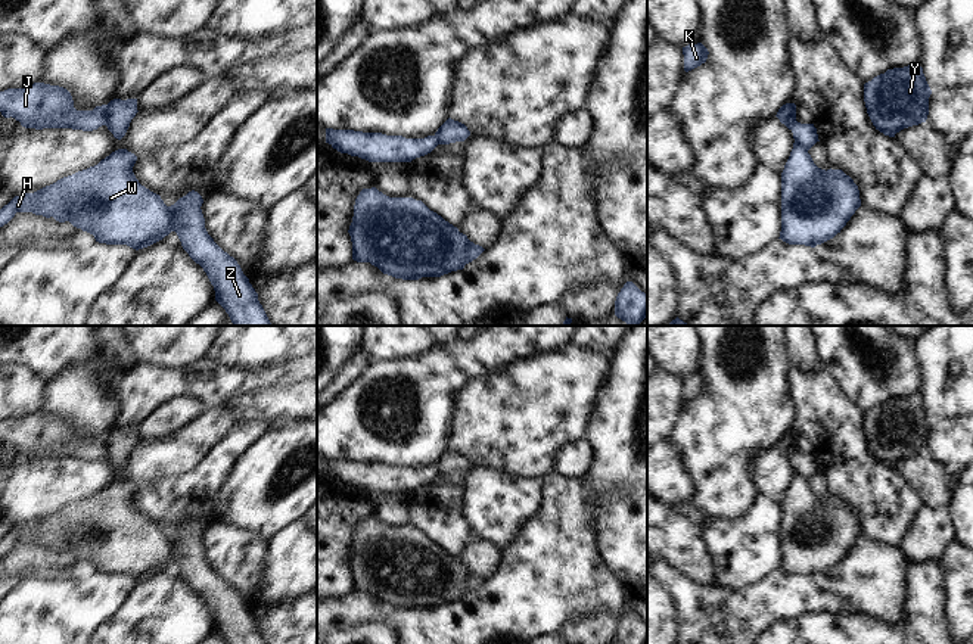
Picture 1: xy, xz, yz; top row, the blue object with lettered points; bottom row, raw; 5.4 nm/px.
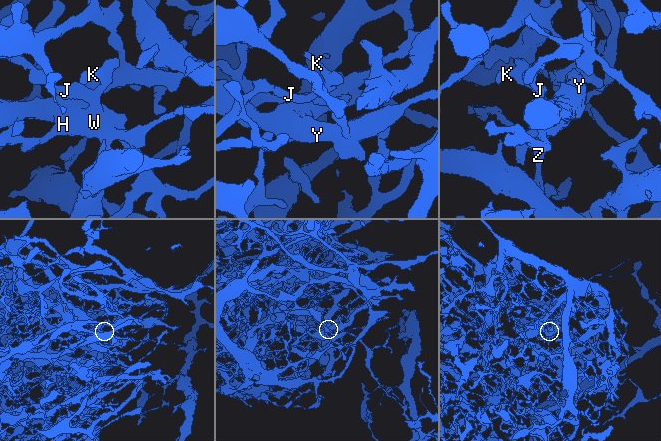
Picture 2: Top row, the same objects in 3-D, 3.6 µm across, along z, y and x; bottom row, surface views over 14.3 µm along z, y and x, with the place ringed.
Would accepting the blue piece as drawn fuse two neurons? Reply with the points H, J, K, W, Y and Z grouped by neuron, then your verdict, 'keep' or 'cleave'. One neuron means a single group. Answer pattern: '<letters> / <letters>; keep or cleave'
H K W Y / J Z; cleave

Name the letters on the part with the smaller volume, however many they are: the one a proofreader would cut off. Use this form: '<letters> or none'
J, Z

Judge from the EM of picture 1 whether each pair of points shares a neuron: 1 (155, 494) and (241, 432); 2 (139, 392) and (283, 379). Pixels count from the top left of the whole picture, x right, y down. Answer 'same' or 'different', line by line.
1: same
2: same

